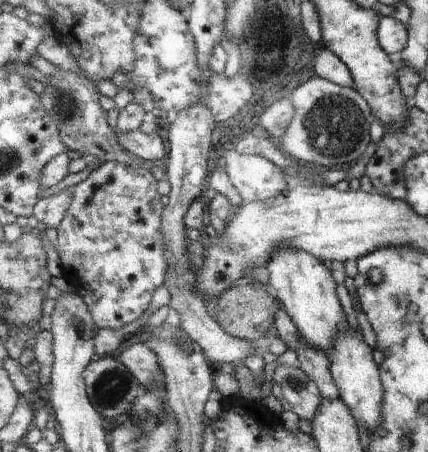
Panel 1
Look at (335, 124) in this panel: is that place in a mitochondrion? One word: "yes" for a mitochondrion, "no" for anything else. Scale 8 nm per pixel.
yes

